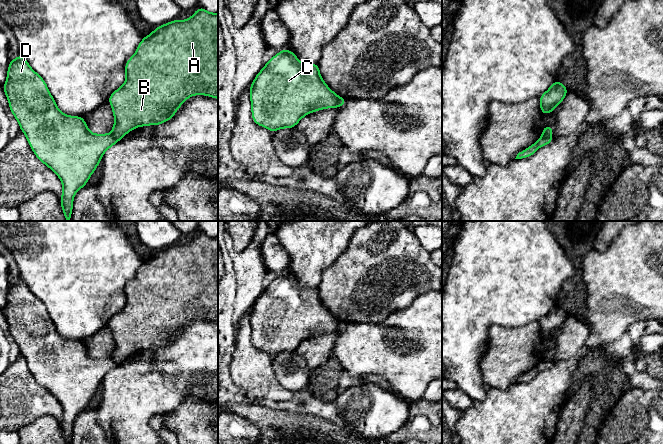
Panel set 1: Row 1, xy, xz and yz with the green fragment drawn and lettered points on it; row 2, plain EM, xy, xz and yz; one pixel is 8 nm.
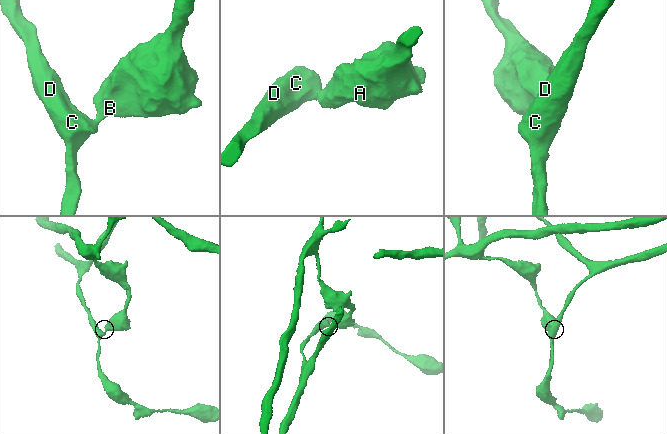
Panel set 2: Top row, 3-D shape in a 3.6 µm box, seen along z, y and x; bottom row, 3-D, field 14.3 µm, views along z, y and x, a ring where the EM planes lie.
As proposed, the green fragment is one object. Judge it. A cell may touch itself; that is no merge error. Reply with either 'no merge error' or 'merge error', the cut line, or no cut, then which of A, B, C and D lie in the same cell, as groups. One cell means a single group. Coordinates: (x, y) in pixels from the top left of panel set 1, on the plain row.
merge error; cut in yz along (543, 358), (551, 360); A B / C D

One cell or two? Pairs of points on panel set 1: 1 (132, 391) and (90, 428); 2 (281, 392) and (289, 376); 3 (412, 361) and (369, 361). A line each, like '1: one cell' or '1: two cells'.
1: two cells
2: two cells
3: one cell

